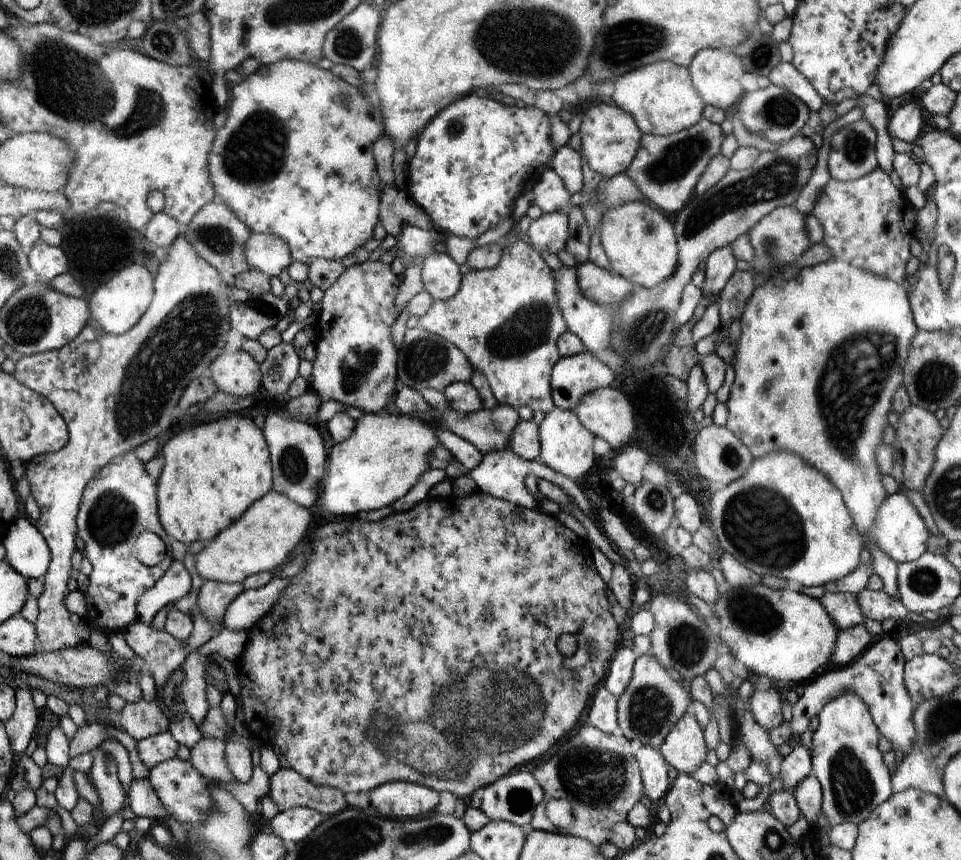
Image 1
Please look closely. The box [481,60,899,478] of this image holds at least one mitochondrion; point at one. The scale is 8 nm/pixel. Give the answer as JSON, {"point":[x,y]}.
{"point":[779,175]}

